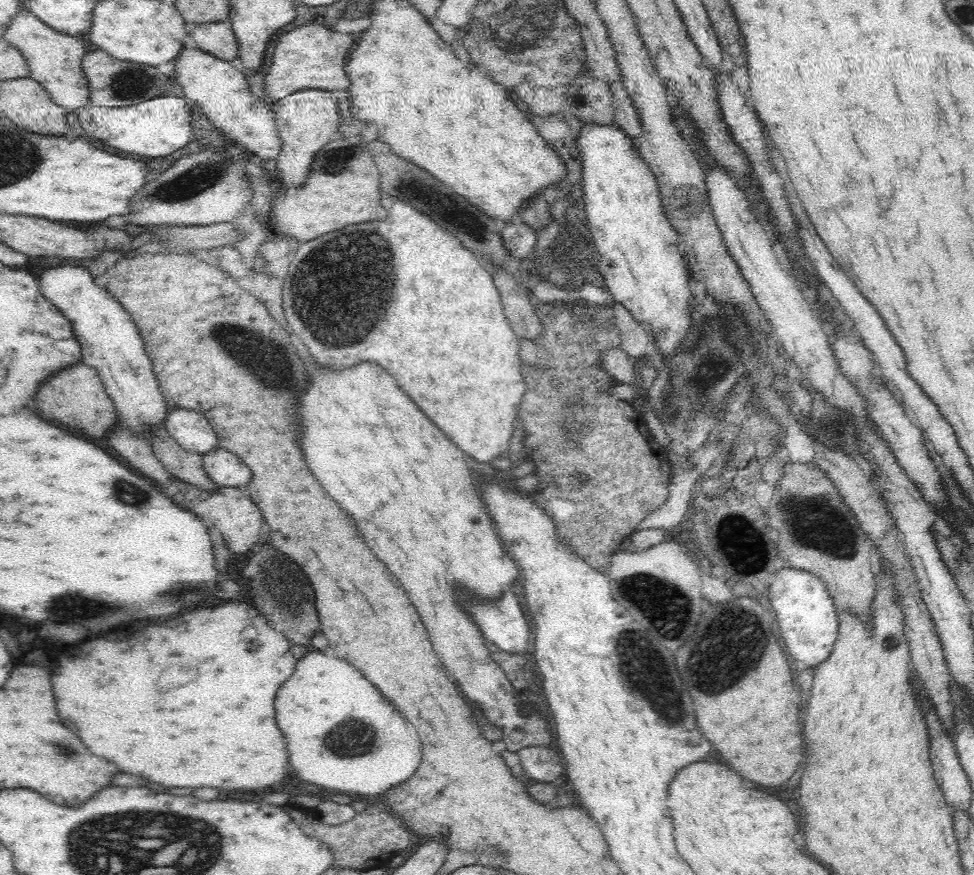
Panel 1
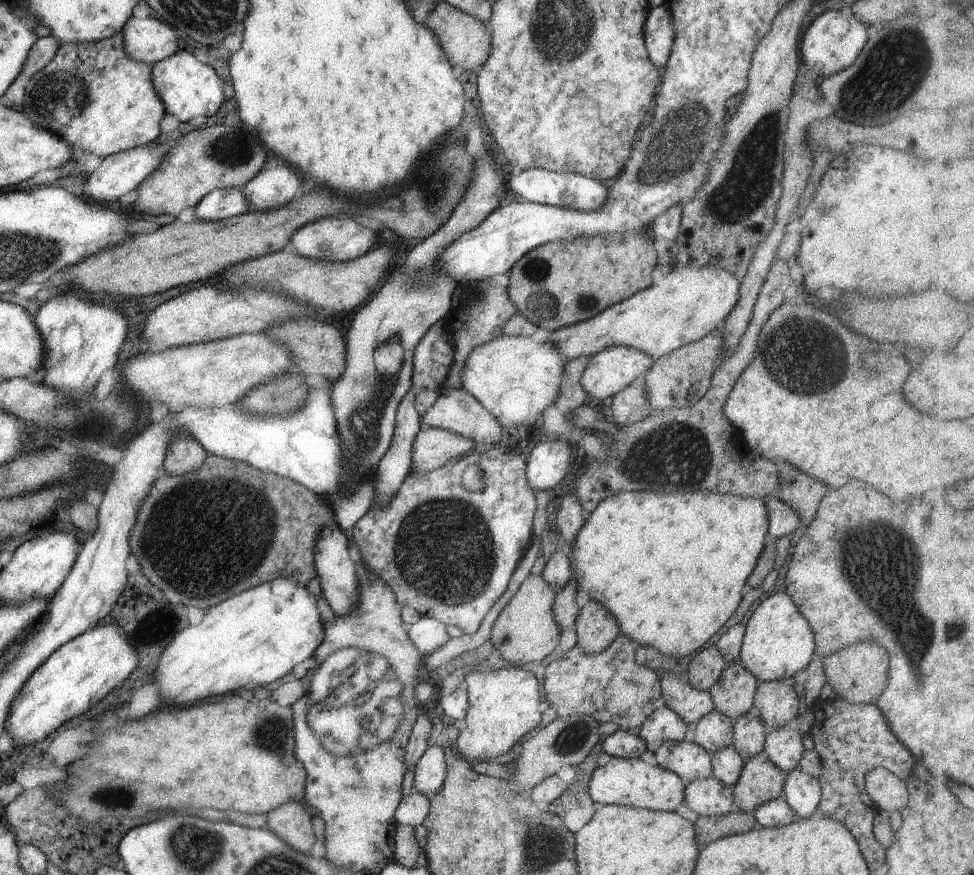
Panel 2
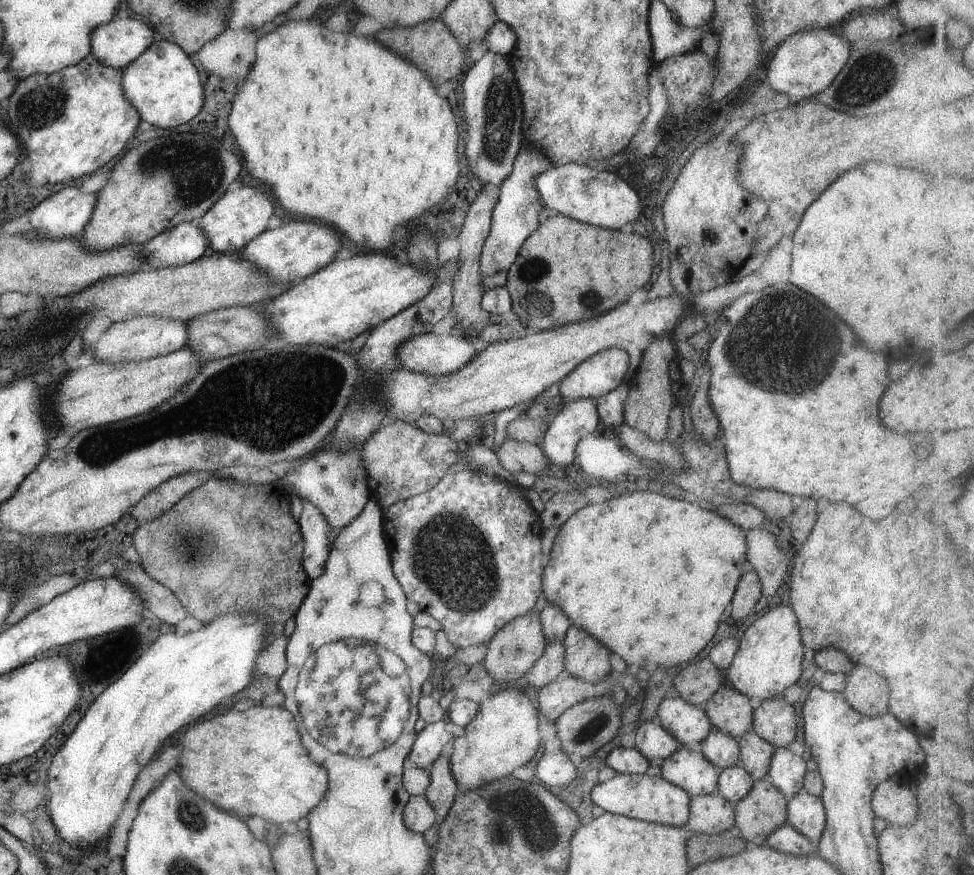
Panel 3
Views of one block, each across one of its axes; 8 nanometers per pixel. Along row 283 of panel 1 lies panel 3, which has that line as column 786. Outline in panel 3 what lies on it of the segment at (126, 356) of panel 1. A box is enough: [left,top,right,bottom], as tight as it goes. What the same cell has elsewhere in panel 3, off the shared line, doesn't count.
[766,29,850,104]

